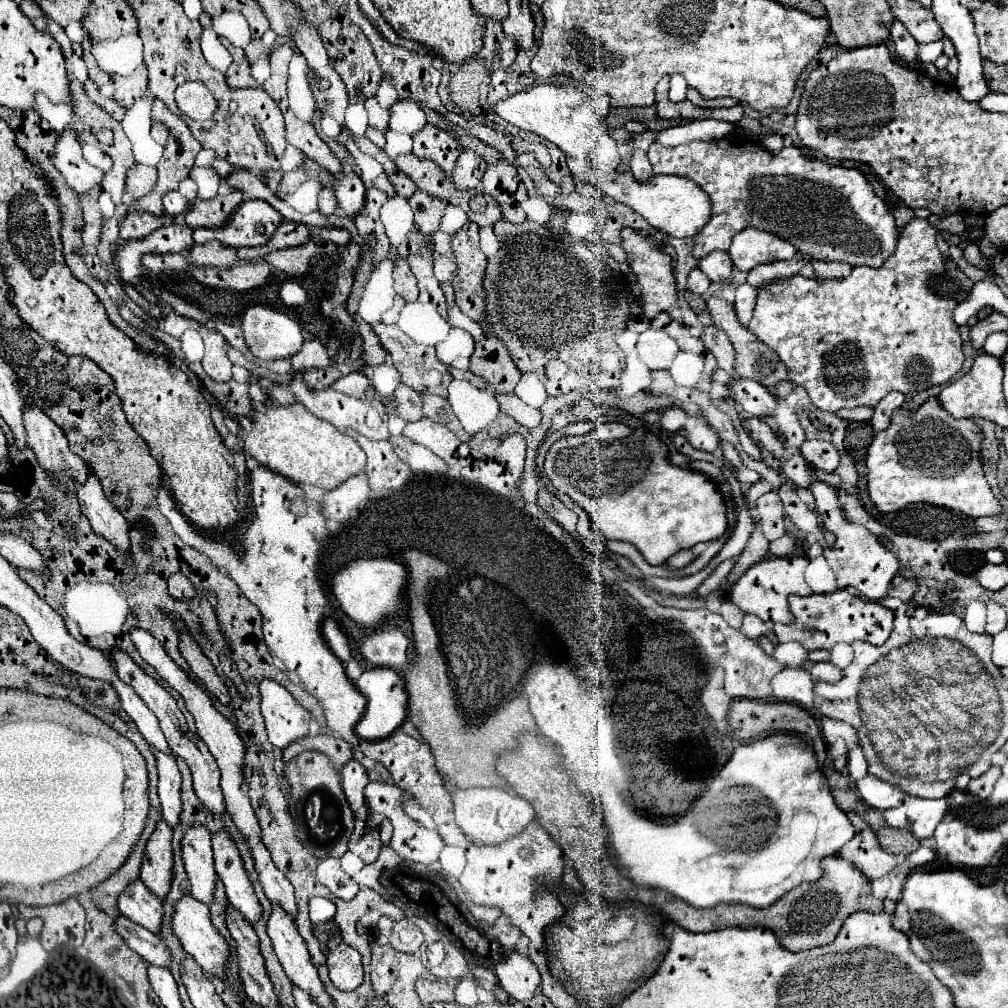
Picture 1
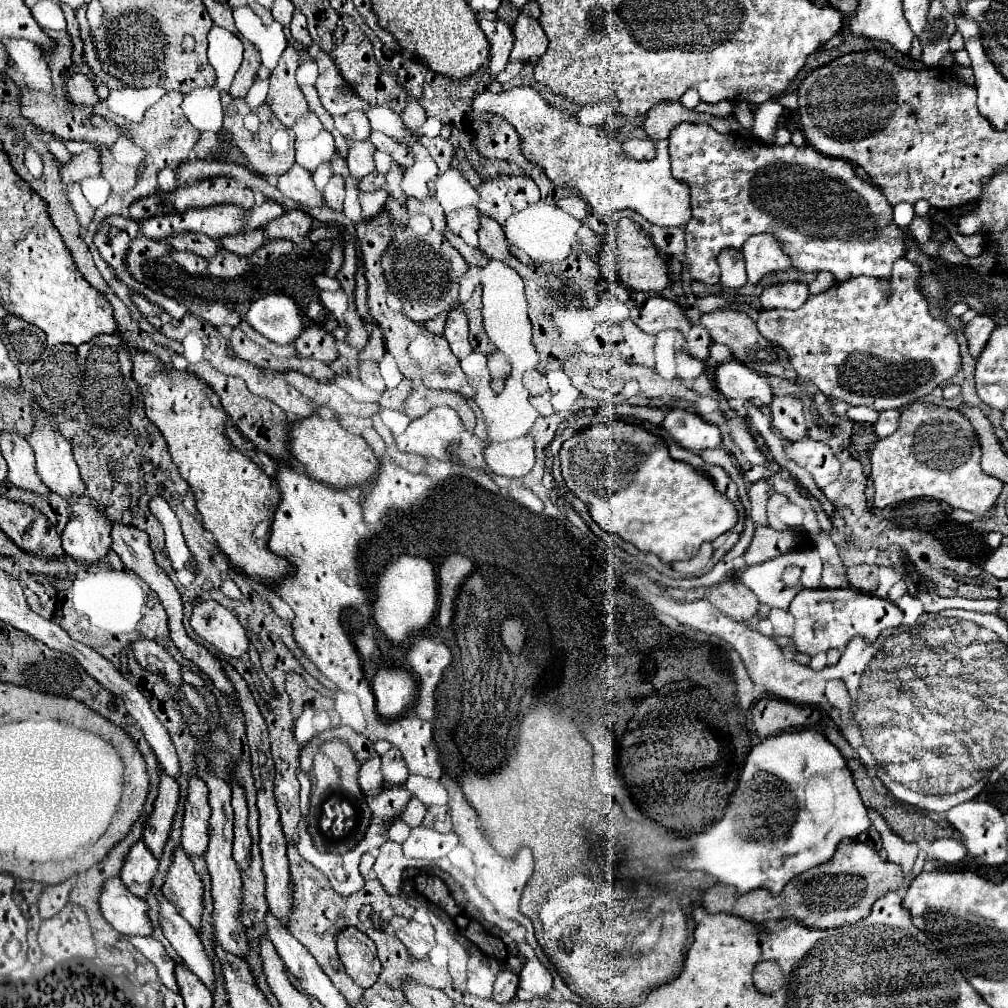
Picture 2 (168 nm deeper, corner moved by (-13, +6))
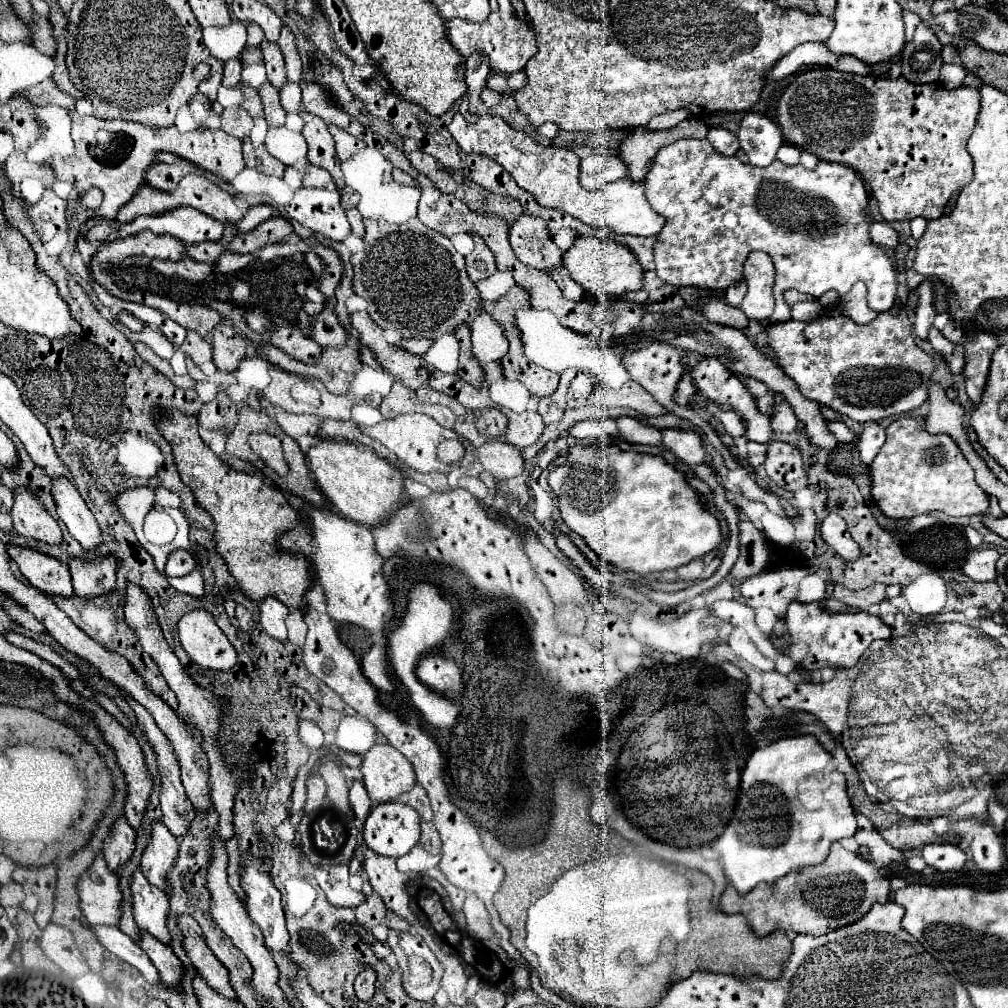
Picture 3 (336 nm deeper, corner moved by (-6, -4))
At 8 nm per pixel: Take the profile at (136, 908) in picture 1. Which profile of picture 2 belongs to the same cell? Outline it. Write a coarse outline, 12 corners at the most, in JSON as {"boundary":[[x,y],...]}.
{"boundary":[[140,841],[120,879],[136,897],[150,893],[158,861]]}

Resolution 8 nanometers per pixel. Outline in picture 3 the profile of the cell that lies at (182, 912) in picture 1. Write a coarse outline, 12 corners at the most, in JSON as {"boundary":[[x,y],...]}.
{"boundary":[[153,821],[141,871],[167,891],[167,873],[177,859],[177,837]]}

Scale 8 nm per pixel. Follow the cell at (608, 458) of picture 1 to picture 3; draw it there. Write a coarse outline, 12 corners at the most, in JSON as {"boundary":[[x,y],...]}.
{"boundary":[[573,447],[549,473],[565,525],[649,575],[721,543],[663,457]]}

